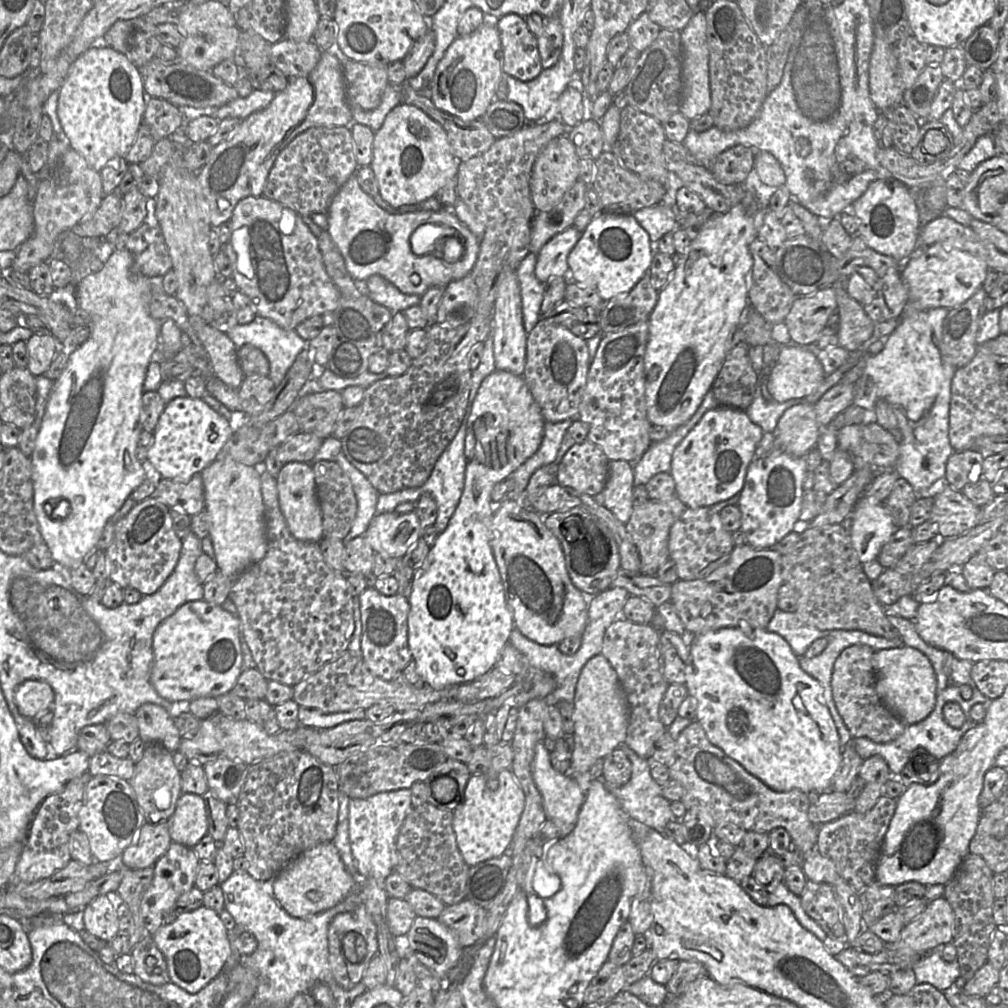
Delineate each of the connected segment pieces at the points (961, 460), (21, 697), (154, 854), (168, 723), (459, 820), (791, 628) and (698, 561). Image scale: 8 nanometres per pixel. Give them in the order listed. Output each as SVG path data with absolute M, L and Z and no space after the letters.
M973 450L954 452L946 464L944 483L956 491L962 491L970 485L969 474L972 473L973 482L982 478L982 465L985 456Z
M26 680L16 689L14 701L21 715L33 719L43 712L52 711L54 703L54 691L51 686L42 680Z
M145 822L135 841L120 856L120 862L128 870L154 866L172 843L167 822Z
M153 703L142 704L135 712L139 736L144 743L161 744L168 751L178 750L181 736L173 718L161 706Z
M509 769L499 772L494 780L488 780L487 775L473 774L470 776L463 802L453 811L453 830L456 842L465 863L473 867L491 858L497 858L509 850L514 832L519 824L525 808L525 795Z
M779 609L775 611L766 630L785 639L797 657L804 656L815 640L824 638L828 634L828 631L821 631L809 625L799 614Z
M710 507L687 508L670 529L669 559L674 561L680 580L691 581L707 577L729 560L734 548L732 533L724 528L719 513Z

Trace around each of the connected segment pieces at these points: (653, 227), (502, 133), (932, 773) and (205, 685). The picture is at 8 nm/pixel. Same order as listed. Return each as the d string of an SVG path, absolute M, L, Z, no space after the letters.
M659 203L636 210L631 215L648 232L650 240L655 242L666 233L680 228L677 222L677 213L678 210L675 206Z
M498 99L490 104L480 119L496 139L512 136L527 122L519 104Z
M923 748L915 749L903 771L895 778L906 787L912 784L932 785L939 777L940 761Z
M205 600L186 602L155 629L152 640L153 666L150 681L162 698L186 705L196 698L217 698L229 692L242 672L243 658L240 645L240 619Z

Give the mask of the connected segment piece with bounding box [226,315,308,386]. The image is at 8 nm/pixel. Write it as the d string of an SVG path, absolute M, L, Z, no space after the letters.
M259 315L248 324L238 323L226 334L237 349L251 344L263 351L270 365L268 377L275 386L281 383L297 355L308 344L295 330L284 329Z

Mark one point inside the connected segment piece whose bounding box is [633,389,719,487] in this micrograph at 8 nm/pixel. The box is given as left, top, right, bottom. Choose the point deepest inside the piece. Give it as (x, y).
(658, 458)

